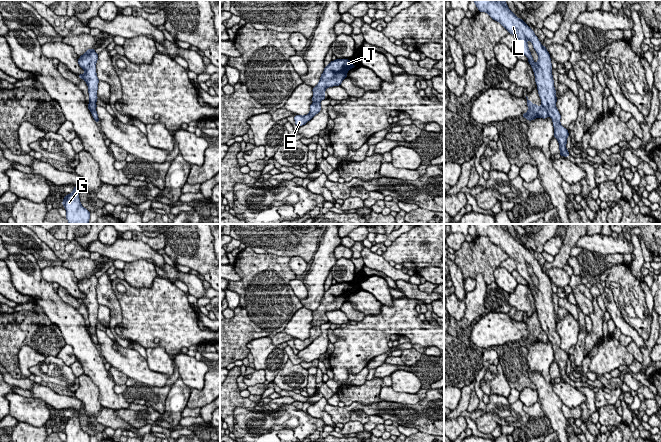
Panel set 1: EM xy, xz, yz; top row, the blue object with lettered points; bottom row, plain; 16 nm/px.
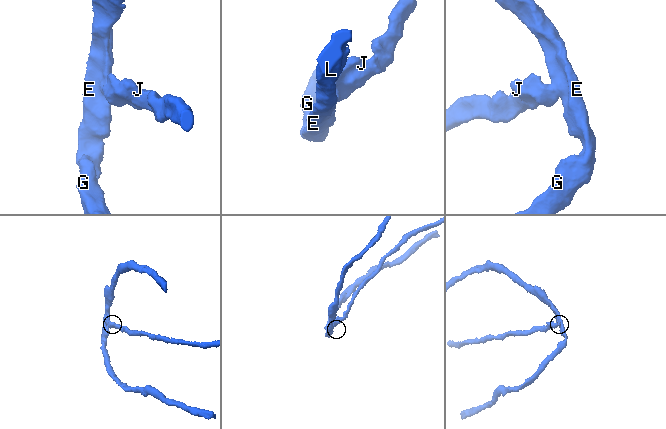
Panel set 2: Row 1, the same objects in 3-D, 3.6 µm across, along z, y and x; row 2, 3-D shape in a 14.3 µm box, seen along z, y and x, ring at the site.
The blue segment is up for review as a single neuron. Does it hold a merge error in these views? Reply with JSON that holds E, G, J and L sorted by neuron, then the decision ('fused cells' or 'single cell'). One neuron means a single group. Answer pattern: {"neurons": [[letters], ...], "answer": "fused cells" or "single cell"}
{"neurons": [["E", "G", "L"], ["J"]], "answer": "fused cells"}

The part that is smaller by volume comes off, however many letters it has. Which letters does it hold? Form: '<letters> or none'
J

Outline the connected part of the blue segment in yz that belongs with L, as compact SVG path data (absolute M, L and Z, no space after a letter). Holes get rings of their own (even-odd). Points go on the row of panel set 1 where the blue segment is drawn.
M472 0L475 2L478 12L486 12L489 16L499 22L509 34L513 34L516 38L517 47L527 56L528 62L531 65L539 97L542 106L548 112L549 117L553 121L554 137L559 143L560 155L570 156L567 151L567 137L569 136L568 129L564 128L561 123L561 115L556 108L558 98L555 96L557 91L554 88L554 80L552 75L552 63L550 54L546 47L541 44L538 37L534 34L529 25L522 19L519 19L509 8L505 0ZM527 41L530 41L534 50L538 54L538 61L535 64L531 52L528 48Z

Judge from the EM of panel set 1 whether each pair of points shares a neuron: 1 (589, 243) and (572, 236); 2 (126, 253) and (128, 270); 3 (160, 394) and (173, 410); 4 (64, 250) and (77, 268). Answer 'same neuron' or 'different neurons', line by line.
1: different neurons
2: different neurons
3: different neurons
4: different neurons

